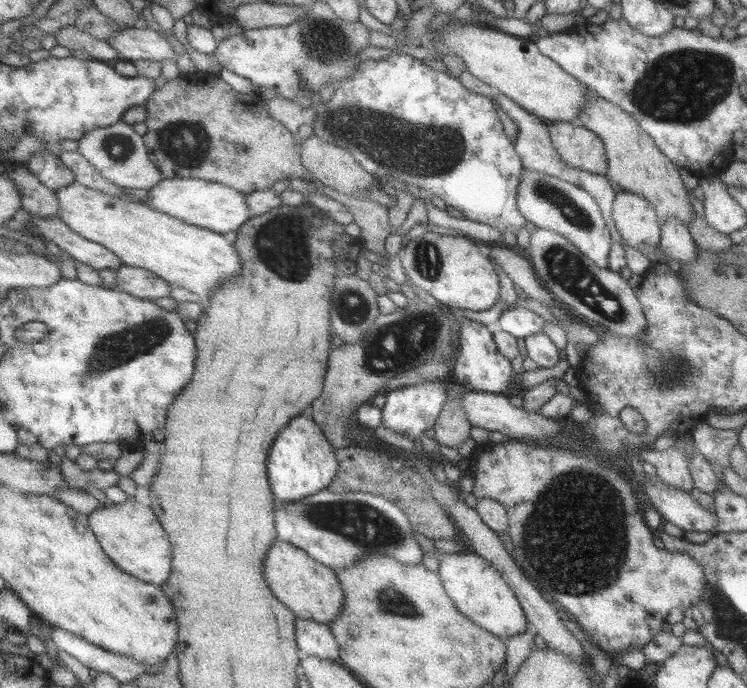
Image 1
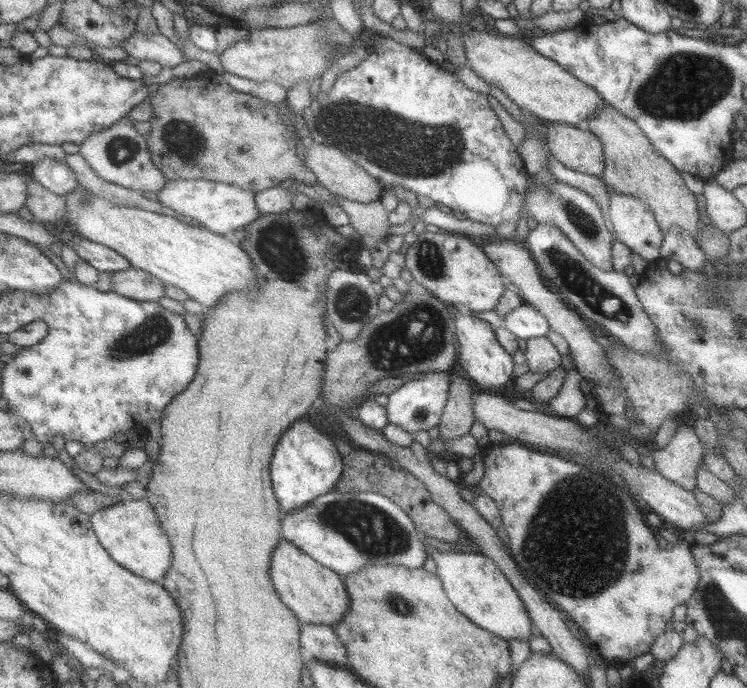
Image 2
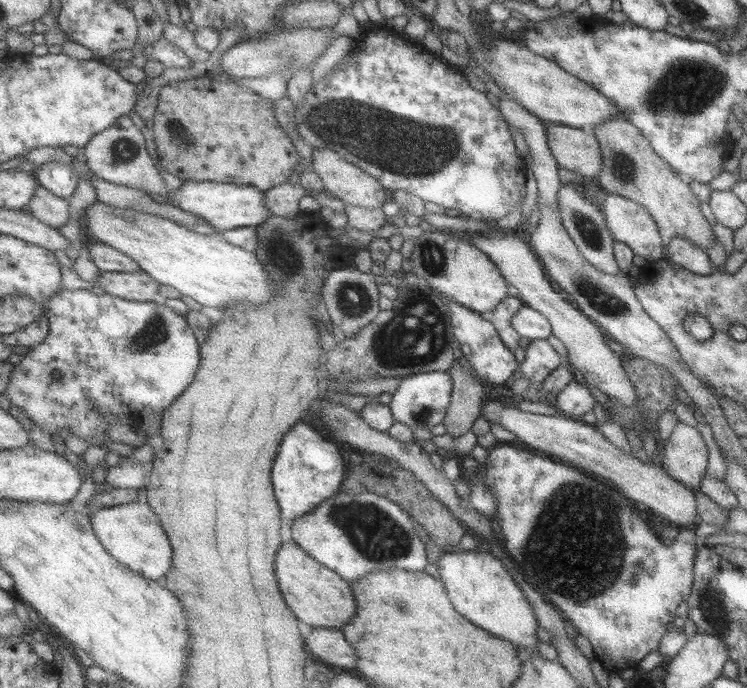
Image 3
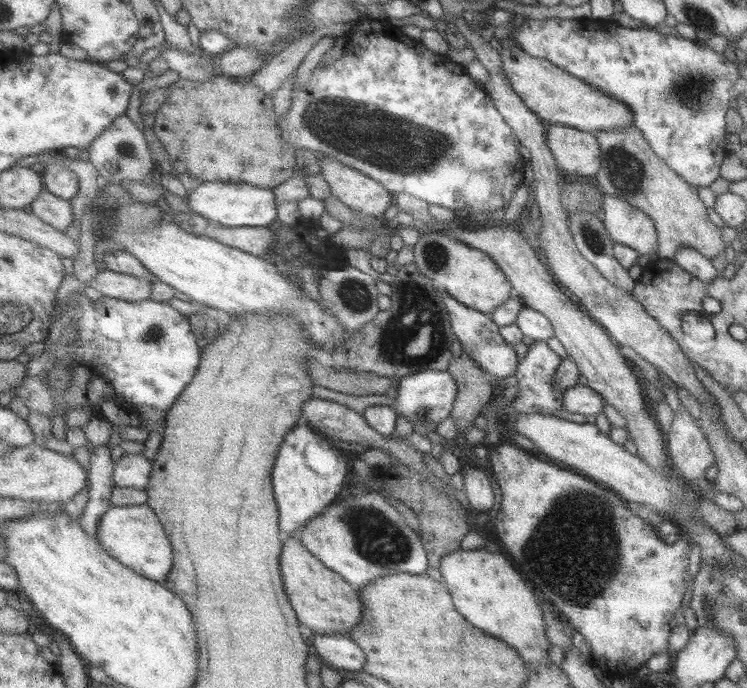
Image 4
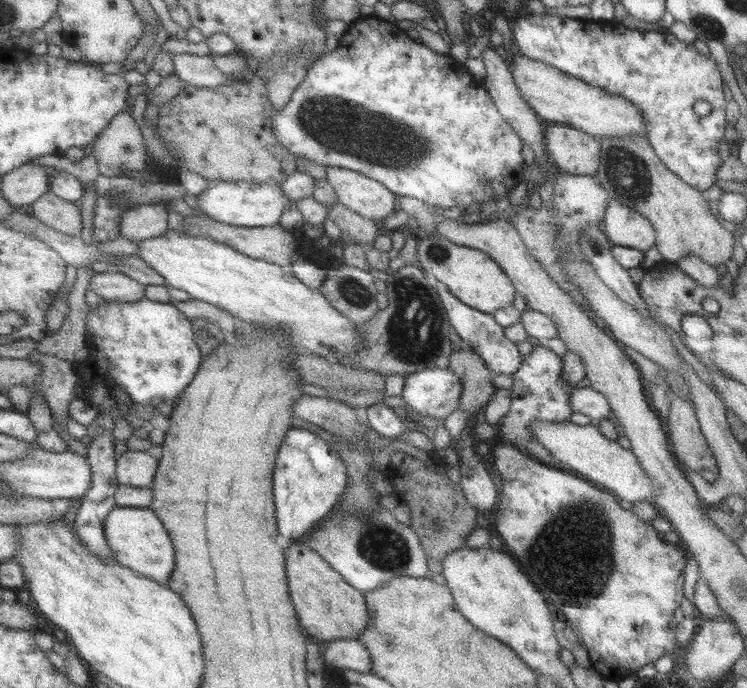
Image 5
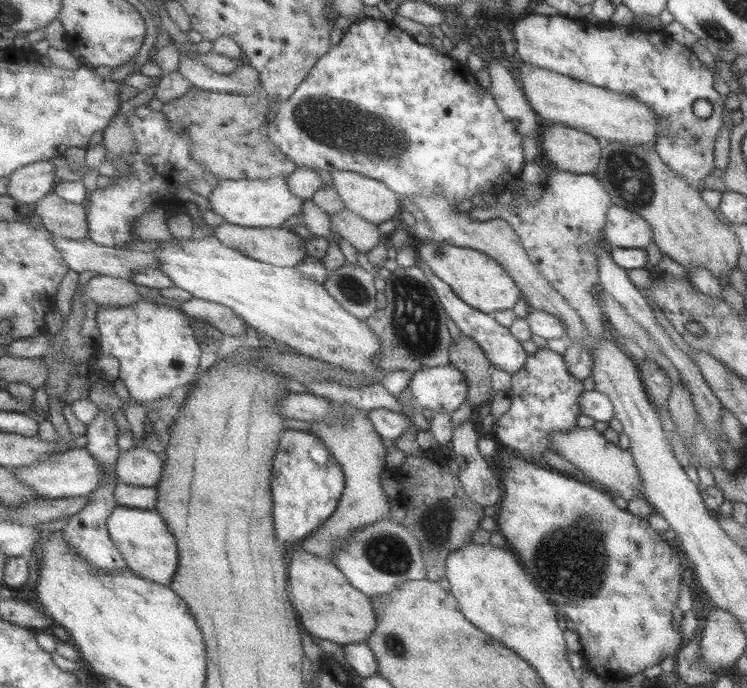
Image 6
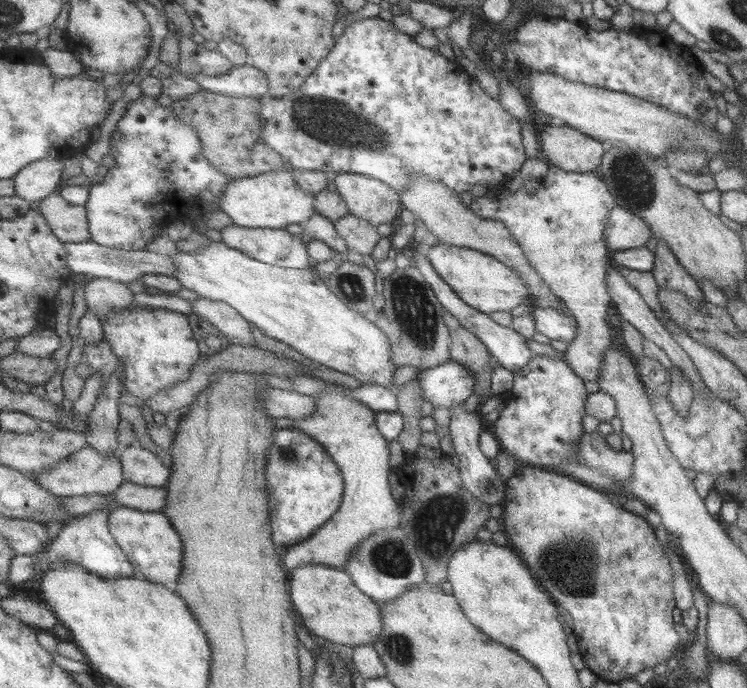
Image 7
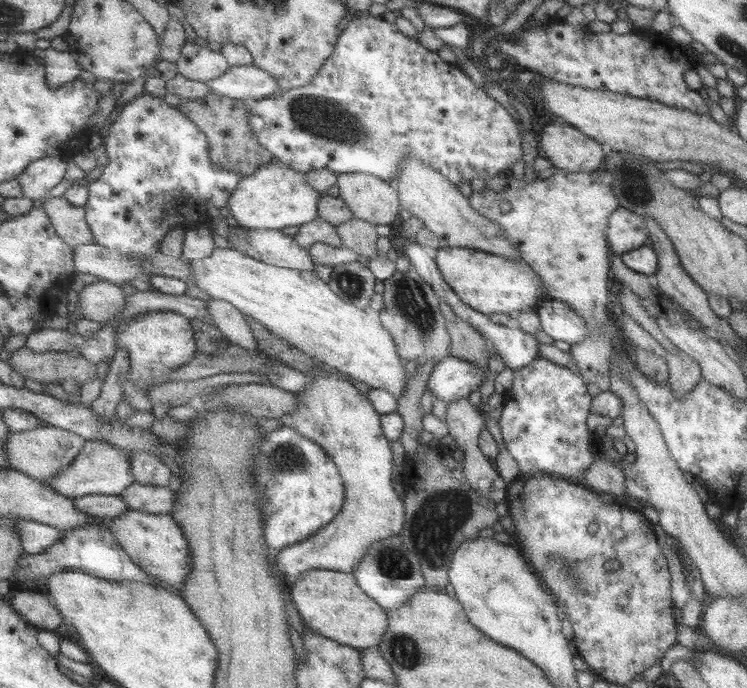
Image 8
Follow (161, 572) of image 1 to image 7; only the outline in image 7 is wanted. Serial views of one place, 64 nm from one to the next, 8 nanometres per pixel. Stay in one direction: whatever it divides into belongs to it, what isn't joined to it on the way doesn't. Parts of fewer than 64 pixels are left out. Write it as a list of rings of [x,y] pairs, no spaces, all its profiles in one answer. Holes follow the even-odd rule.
[[[117,507],[109,517],[110,531],[115,540],[127,554],[128,559],[140,567],[145,579],[164,584],[177,593],[179,575],[185,567],[182,536],[171,524],[169,517],[163,511],[143,512],[136,508]]]

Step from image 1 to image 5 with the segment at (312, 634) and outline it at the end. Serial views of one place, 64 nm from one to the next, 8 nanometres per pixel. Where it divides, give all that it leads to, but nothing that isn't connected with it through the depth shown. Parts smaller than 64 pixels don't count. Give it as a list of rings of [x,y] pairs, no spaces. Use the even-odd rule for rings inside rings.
[[[357,639],[321,640],[328,668],[372,672],[373,659],[369,649]]]

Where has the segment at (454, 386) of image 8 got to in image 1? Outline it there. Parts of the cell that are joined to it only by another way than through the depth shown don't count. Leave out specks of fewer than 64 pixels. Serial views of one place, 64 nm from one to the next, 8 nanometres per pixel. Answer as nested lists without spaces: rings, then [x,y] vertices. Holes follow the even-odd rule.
[[[449,380],[415,384],[386,394],[386,402],[382,408],[382,425],[390,428],[393,432],[398,432],[401,436],[418,440],[427,428],[432,428],[437,424],[438,418],[446,406],[450,392],[447,393],[447,384],[445,383],[449,383]]]

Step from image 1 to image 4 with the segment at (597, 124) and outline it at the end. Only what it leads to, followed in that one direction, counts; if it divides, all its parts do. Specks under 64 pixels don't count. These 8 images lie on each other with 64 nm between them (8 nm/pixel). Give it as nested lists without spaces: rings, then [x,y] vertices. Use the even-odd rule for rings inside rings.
[[[633,126],[629,128],[611,128],[608,131],[597,131],[594,134],[600,148],[601,164],[595,175],[595,185],[605,194],[611,195],[636,206],[653,222],[658,236],[657,258],[671,259],[679,245],[694,248],[711,260],[714,256],[723,255],[725,243],[721,239],[719,228],[707,218],[705,205],[697,197],[696,188],[685,182],[676,172],[673,172],[648,145],[641,131]]]

